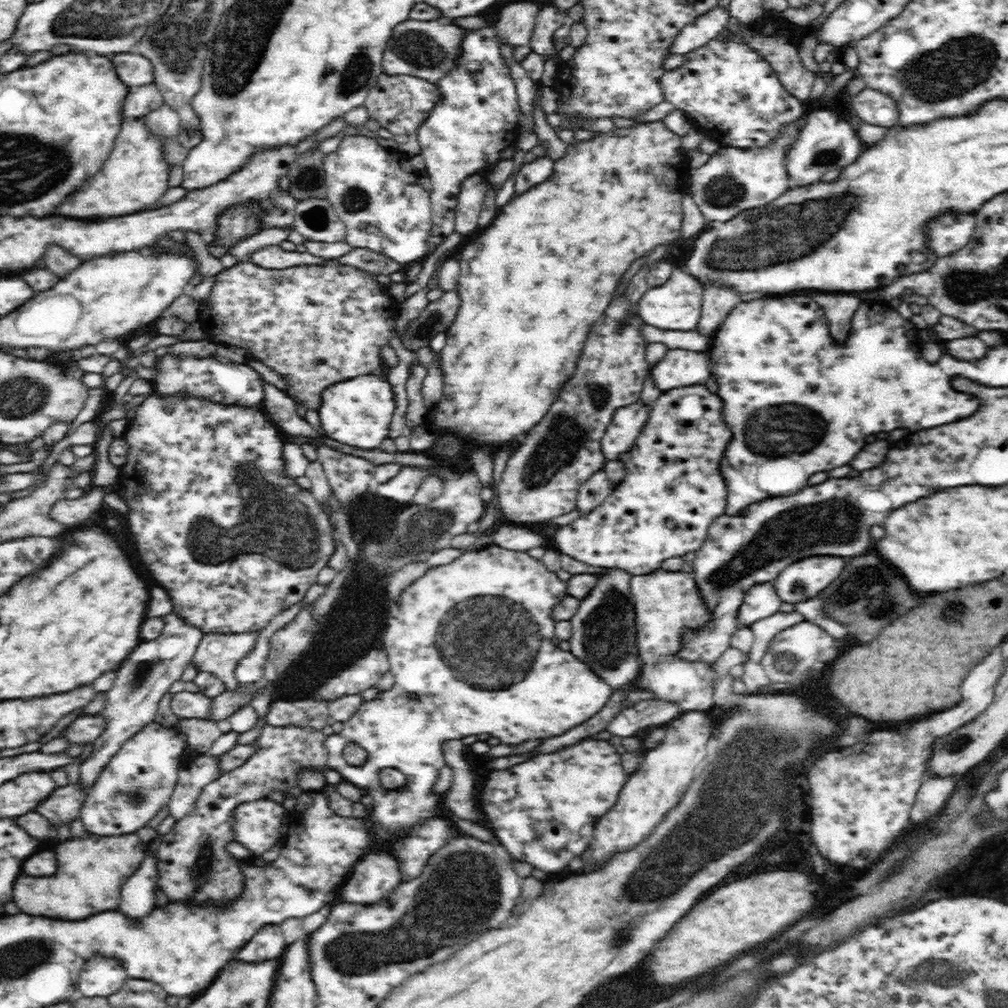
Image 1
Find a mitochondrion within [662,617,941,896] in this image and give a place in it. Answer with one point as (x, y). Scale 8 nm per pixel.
(786, 662)

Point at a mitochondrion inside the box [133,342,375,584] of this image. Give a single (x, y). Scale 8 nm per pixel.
(295, 541)

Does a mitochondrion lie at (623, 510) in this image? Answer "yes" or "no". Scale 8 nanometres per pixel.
no

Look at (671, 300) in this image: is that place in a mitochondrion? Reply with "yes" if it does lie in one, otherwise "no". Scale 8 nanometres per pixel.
no

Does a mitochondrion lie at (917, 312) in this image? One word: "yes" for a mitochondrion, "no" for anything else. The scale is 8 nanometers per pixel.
no

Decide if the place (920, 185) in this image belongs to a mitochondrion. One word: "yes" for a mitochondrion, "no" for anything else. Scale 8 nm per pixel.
no

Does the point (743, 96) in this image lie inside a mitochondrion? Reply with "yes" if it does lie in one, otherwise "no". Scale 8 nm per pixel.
yes

